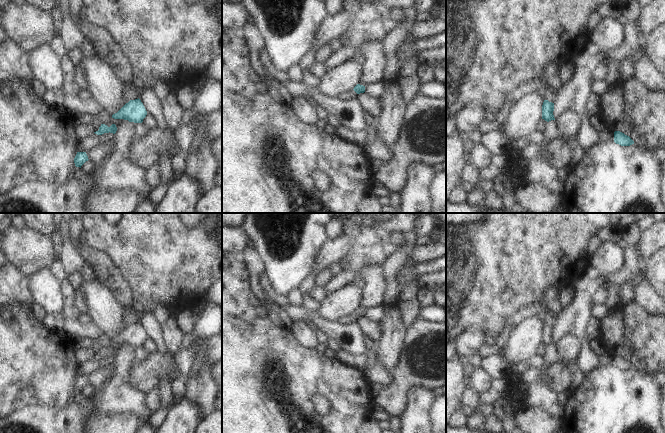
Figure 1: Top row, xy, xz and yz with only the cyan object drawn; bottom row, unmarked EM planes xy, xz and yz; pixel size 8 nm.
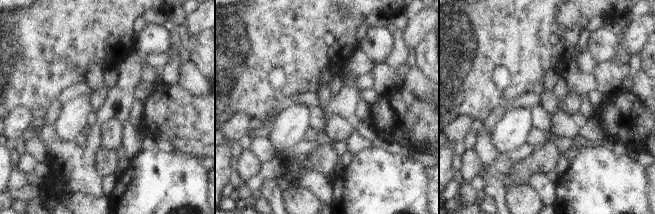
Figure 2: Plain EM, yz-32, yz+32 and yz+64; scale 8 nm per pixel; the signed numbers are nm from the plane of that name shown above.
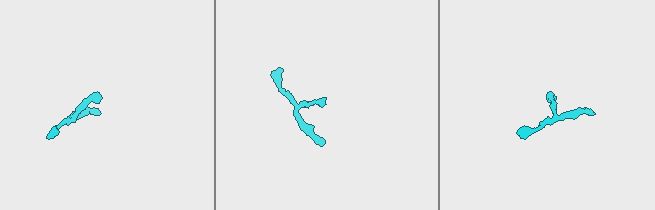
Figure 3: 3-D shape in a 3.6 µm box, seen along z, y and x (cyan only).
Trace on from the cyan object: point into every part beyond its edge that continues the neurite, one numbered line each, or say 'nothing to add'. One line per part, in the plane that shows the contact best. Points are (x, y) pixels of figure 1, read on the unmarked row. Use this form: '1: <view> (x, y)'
nothing to add

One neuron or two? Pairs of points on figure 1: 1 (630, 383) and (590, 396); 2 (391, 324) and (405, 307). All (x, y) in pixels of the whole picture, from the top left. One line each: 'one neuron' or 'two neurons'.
1: one neuron
2: two neurons

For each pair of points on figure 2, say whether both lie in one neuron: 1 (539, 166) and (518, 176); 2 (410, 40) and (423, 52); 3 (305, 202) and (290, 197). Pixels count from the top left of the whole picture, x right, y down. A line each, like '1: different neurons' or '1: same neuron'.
1: same neuron
2: different neurons
3: same neuron

